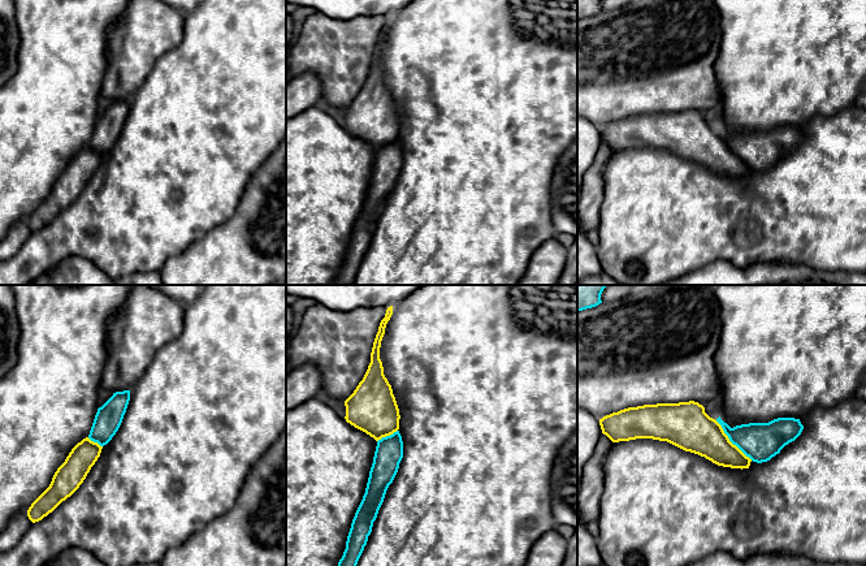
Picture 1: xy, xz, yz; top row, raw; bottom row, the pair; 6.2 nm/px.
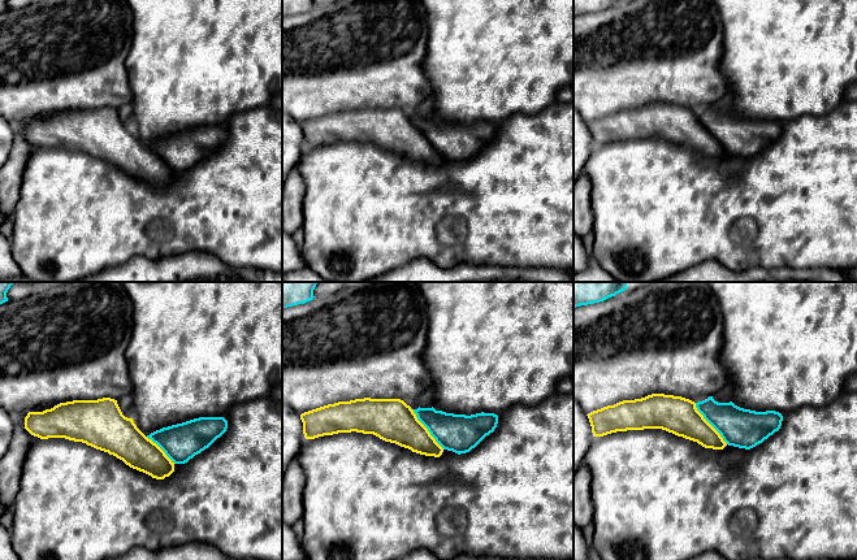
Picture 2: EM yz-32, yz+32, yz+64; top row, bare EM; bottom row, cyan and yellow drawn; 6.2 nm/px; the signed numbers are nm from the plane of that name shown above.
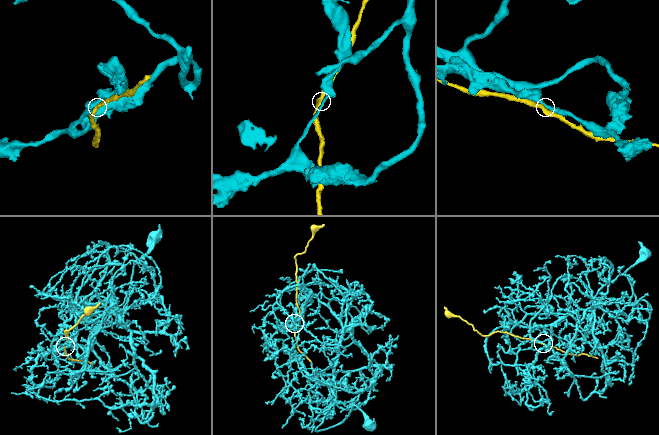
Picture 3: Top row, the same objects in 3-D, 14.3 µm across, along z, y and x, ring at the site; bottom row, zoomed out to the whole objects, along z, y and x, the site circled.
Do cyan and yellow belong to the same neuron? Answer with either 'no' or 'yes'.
no

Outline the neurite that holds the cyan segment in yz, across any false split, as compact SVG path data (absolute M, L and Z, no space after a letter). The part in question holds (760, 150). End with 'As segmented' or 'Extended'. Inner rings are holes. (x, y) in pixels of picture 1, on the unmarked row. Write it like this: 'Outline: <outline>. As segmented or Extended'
Outline: M720 125L716 130L729 150L757 172L767 170L779 163L804 138L800 128L794 126L778 126L768 131L749 131L733 137L724 131Z. As segmented

